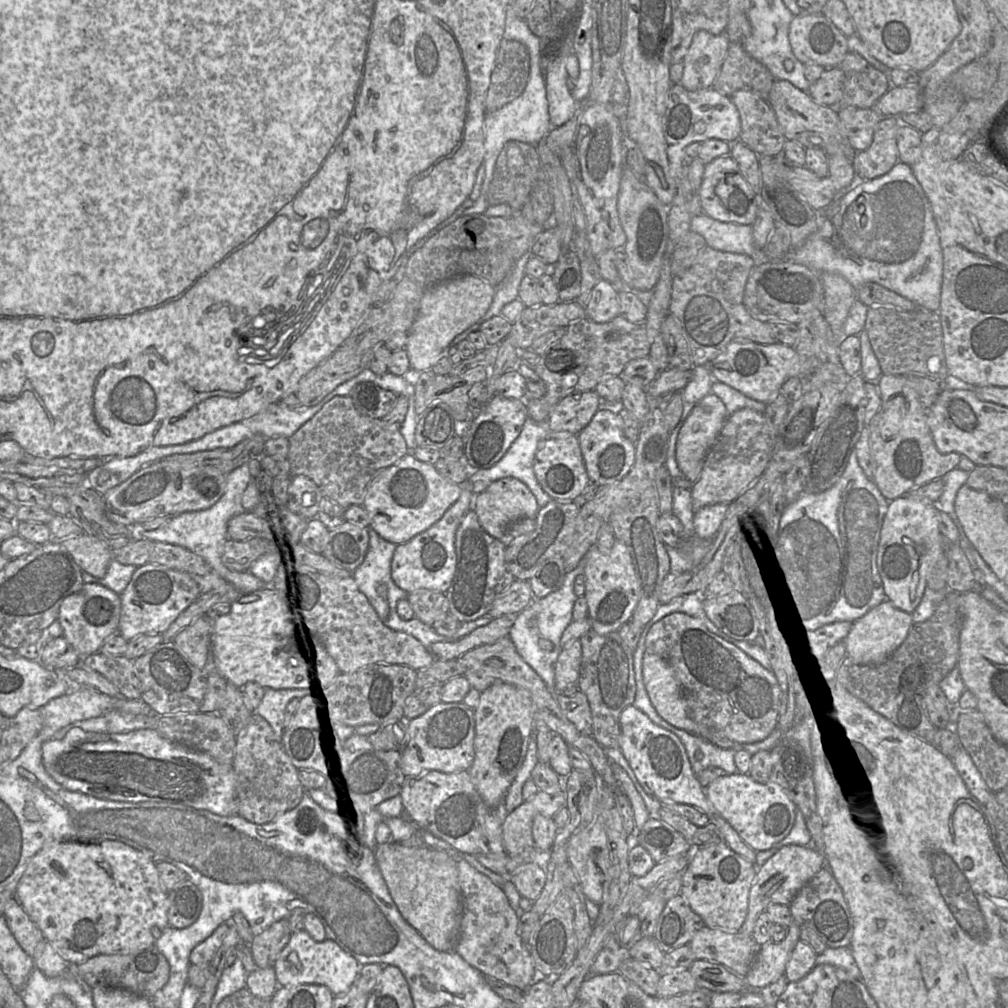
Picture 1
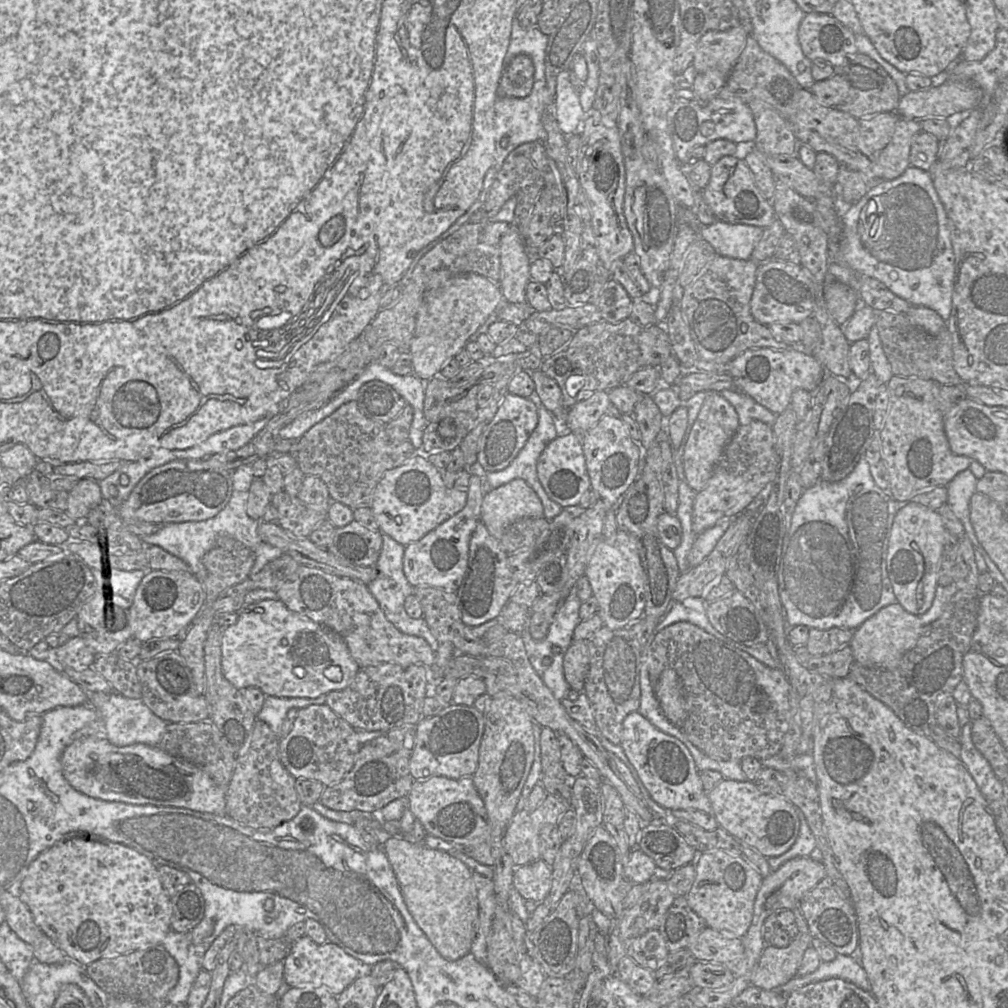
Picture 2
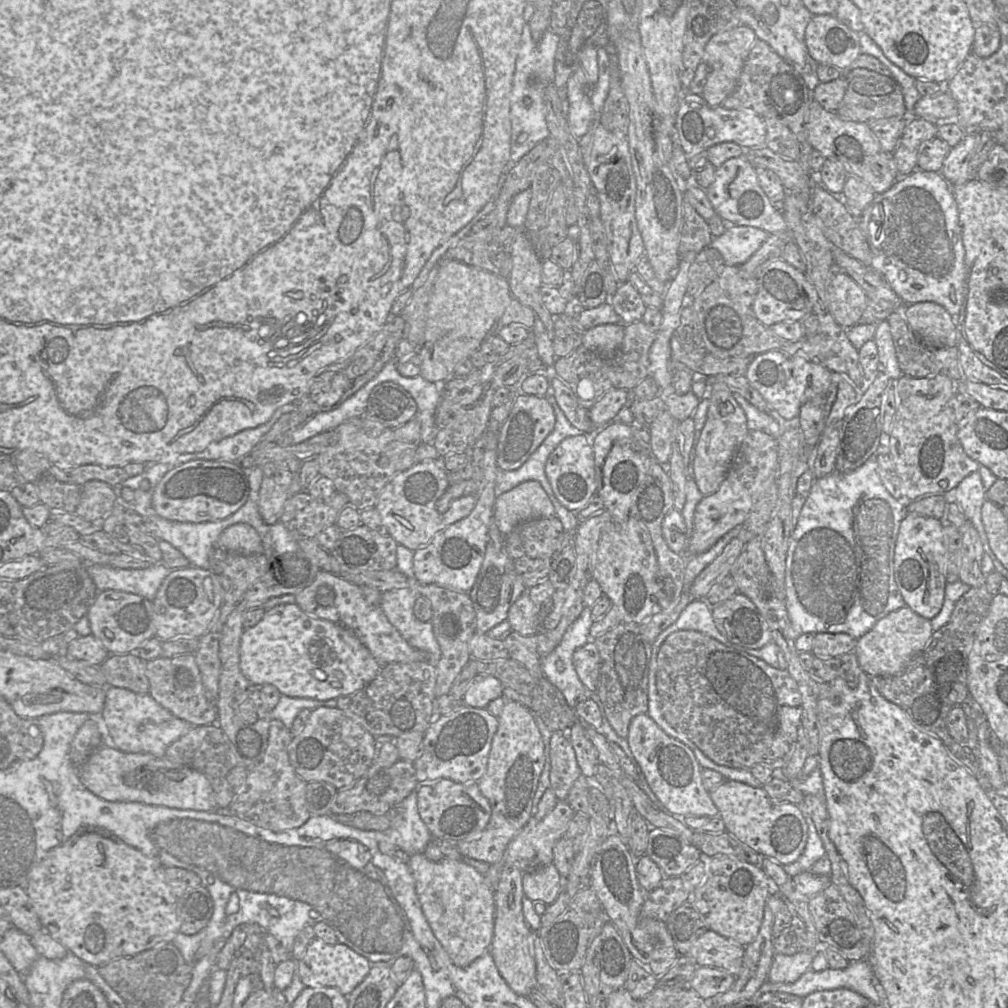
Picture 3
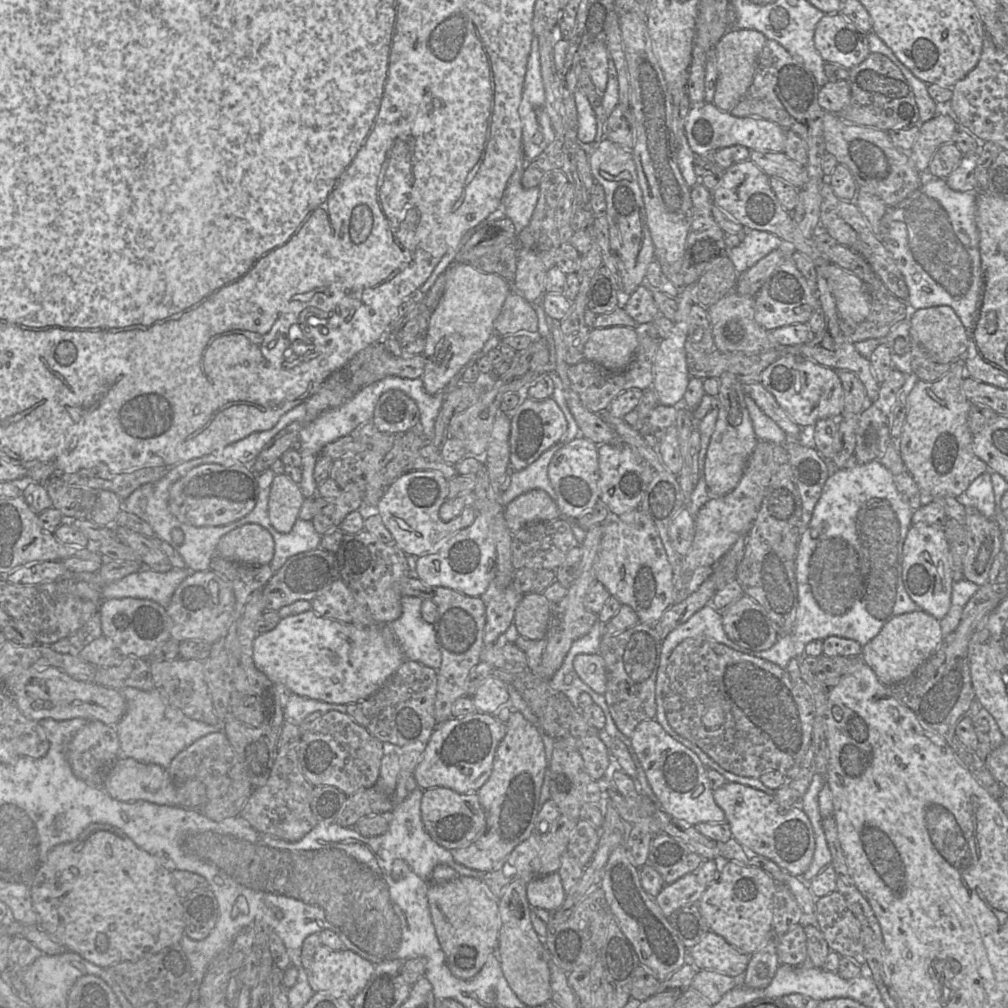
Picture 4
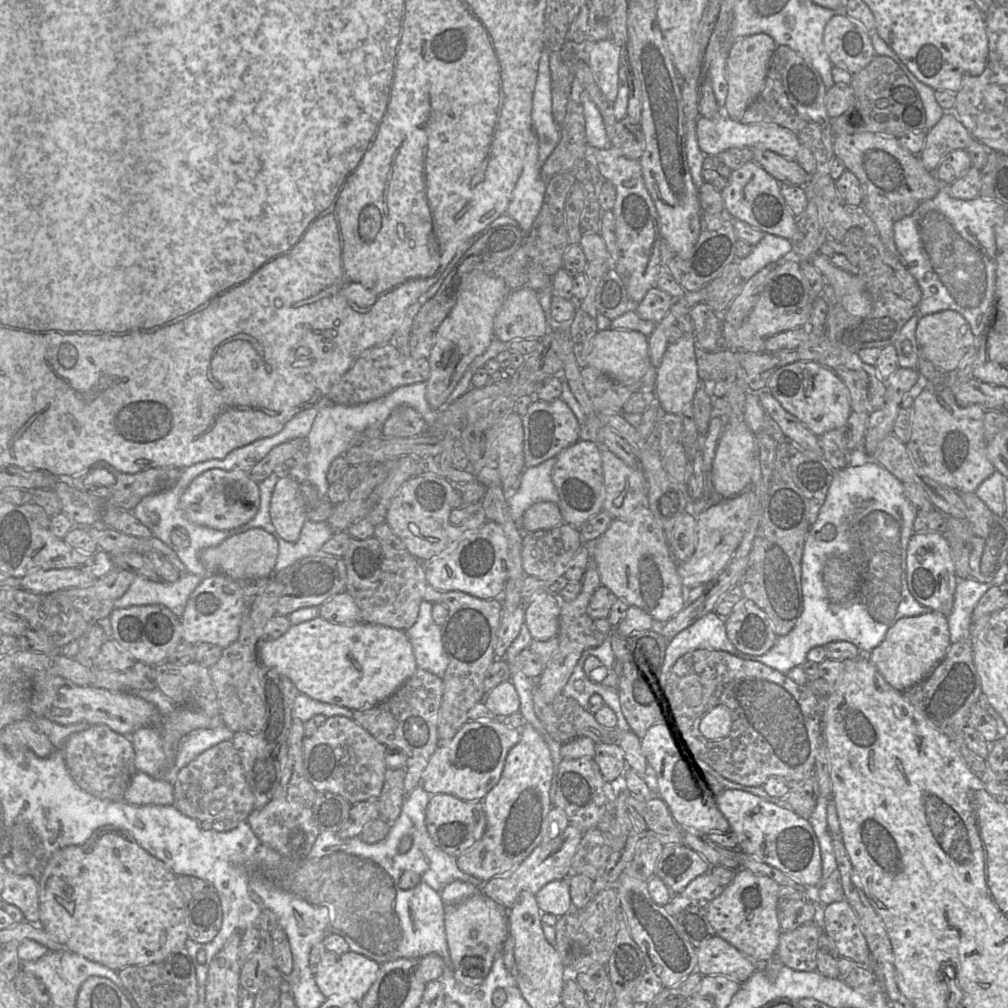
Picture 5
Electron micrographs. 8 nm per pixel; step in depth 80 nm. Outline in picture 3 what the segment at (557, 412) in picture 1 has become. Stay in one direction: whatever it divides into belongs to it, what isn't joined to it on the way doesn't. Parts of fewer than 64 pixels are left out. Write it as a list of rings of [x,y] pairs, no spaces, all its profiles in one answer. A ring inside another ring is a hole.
[[[625,389],[610,390],[605,393],[591,408],[588,409],[589,417],[596,429],[617,420],[619,411],[628,406],[633,393]]]

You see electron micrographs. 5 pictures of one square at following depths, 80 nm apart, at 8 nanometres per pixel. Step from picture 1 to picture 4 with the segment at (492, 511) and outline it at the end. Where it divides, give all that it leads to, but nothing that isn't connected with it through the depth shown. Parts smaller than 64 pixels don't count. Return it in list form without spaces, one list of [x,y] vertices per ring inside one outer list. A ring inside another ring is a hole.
[[[540,489],[526,492],[504,507],[504,519],[512,534],[527,525],[560,518],[557,503]]]

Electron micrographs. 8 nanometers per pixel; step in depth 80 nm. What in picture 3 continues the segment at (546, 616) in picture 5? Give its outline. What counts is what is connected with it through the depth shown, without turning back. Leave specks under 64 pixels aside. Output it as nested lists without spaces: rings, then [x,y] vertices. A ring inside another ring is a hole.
[[[524,593],[510,607],[507,620],[511,629],[523,636],[536,635],[539,630],[543,605],[536,604]]]

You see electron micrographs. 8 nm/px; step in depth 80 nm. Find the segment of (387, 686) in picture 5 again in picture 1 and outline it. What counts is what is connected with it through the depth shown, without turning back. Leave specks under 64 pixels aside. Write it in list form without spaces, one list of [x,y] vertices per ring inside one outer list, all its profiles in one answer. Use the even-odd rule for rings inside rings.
[[[266,588],[243,595],[230,604],[228,613],[215,619],[212,623],[211,647],[217,673],[238,689],[254,683],[265,690],[319,691],[342,673],[335,655],[319,635],[302,621],[286,615],[277,598]]]

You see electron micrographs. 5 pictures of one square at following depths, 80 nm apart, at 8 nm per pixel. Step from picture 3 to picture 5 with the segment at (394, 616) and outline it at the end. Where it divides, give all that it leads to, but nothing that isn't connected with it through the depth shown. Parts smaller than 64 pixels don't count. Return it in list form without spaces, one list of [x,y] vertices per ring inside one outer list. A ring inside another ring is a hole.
[[[423,600],[415,624],[406,630],[419,668],[442,679],[448,658],[441,641],[441,626],[432,617],[433,603]]]

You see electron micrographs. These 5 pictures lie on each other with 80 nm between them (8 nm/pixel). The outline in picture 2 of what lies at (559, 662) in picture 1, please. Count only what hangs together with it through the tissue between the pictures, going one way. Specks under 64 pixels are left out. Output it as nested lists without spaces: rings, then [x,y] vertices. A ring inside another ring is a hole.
[[[573,641],[563,660],[564,677],[572,689],[579,692],[584,690],[589,661],[589,650],[585,641]]]

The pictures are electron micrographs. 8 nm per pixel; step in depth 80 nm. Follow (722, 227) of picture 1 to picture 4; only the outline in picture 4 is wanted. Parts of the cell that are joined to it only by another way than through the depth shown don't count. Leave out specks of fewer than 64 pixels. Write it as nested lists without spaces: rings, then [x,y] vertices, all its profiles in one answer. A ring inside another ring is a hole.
[[[746,230],[741,237],[740,244],[726,253],[739,276],[783,244],[781,239],[764,231]]]

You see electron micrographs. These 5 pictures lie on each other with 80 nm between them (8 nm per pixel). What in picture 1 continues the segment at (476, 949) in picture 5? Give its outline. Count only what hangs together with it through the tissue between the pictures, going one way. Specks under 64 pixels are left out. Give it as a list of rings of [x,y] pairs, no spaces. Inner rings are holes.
[[[389,841],[376,847],[376,861],[402,917],[436,950],[453,951],[461,915],[457,859],[453,851],[408,847]]]

